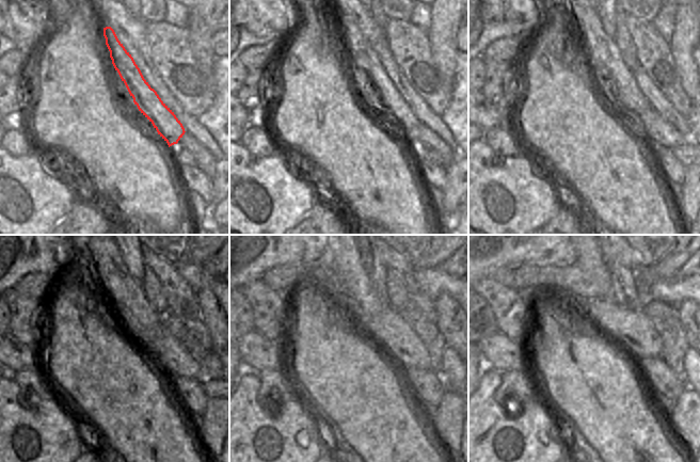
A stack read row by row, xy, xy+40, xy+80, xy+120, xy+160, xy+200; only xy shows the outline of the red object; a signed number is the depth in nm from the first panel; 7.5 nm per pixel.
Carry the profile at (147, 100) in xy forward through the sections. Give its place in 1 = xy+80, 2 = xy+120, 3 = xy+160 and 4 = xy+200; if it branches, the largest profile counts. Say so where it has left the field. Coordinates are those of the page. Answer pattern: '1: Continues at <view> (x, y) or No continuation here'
1: Continues at xy+80 (607, 63)
2: Continues at xy+120 (127, 300)
3: Continues at xy+160 (346, 259)
4: Continues at xy+200 (589, 257)

